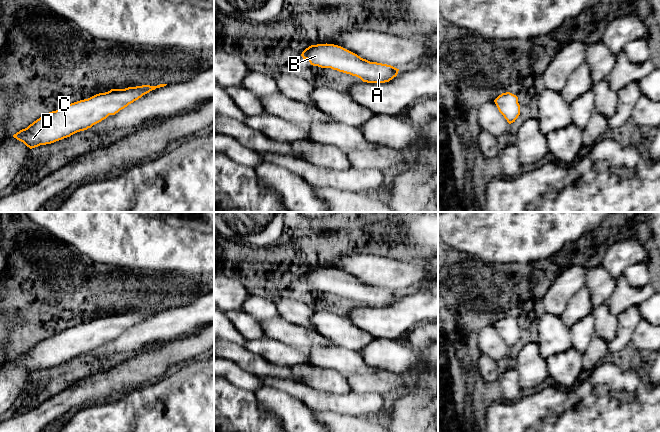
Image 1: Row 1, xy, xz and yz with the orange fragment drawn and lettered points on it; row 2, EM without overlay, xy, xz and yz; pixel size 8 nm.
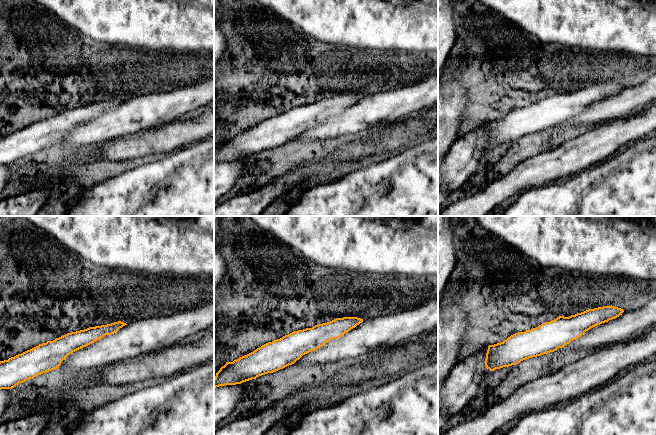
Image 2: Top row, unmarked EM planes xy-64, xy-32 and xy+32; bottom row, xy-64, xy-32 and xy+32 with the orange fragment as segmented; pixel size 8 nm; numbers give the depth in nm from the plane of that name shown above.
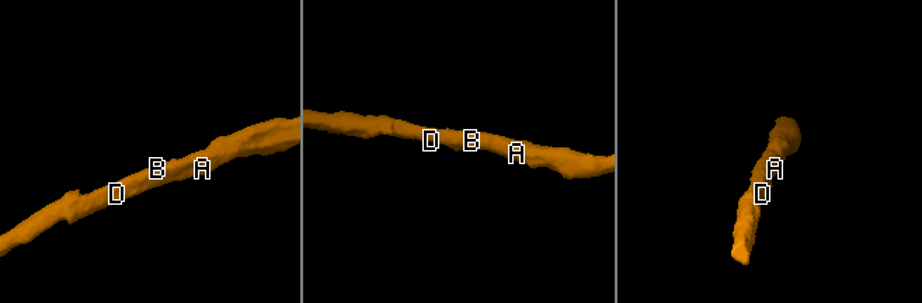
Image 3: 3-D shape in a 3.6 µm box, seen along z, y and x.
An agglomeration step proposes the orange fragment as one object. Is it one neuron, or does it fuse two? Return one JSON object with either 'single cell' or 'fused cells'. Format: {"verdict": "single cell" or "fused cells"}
{"verdict": "single cell"}

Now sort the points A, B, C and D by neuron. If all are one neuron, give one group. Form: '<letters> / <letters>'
A B C D

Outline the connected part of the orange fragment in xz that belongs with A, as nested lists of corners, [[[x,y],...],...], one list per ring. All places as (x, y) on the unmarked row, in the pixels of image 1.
[[[334,268],[311,269],[302,276],[301,280],[313,290],[331,292],[356,300],[367,307],[389,306],[399,295],[391,289],[370,286]]]

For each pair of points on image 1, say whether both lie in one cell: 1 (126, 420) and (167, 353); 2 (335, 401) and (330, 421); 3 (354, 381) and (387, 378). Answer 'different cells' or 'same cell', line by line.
1: different cells
2: different cells
3: same cell

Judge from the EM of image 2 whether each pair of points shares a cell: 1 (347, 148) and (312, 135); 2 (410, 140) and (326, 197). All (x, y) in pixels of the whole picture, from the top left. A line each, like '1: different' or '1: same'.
1: different
2: different

